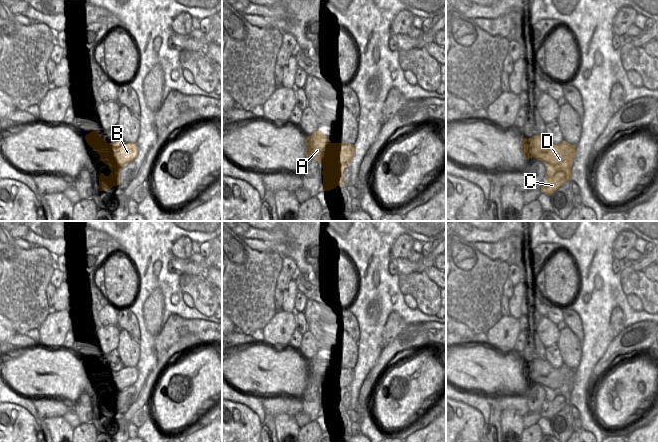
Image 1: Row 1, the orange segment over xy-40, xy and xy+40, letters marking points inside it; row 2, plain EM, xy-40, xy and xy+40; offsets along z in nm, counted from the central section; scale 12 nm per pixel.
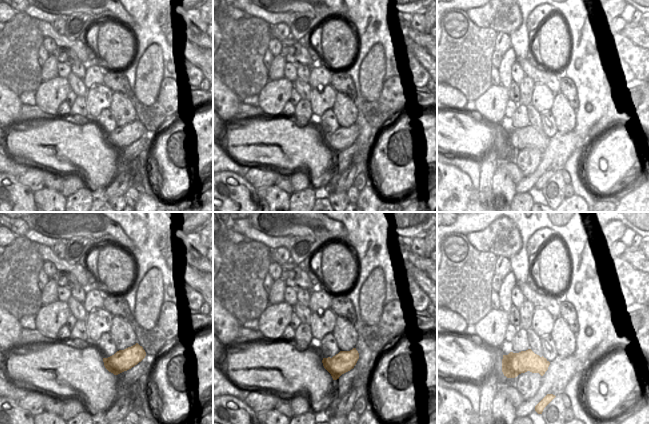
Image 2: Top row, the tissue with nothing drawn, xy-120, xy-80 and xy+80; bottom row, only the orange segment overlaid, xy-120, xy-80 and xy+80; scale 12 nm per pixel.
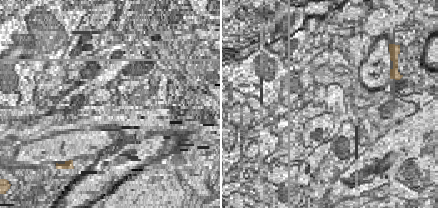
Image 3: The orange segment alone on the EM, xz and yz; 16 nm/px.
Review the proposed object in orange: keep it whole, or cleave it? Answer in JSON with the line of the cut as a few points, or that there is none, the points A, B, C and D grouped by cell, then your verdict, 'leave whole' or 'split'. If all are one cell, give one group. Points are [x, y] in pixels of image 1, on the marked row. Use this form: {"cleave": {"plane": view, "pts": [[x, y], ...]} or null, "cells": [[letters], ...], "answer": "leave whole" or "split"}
{"cleave": {"plane": "xy+40", "pts": [[567, 175], [563, 171], [557, 171], [546, 180]]}, "cells": [["A", "B", "D"], ["C"]], "answer": "split"}

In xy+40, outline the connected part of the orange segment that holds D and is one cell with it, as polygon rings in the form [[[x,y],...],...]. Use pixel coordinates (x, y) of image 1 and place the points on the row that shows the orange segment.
[[[546,135],[521,138],[521,141],[521,151],[525,160],[535,158],[545,164],[547,168],[545,180],[550,179],[559,171],[564,171],[567,175],[567,180],[571,180],[575,146],[566,141],[560,144],[553,144]]]

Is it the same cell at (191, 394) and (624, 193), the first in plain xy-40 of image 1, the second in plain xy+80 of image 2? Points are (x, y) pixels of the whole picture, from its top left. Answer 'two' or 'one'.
two

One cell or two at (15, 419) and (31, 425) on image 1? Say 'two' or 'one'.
one

